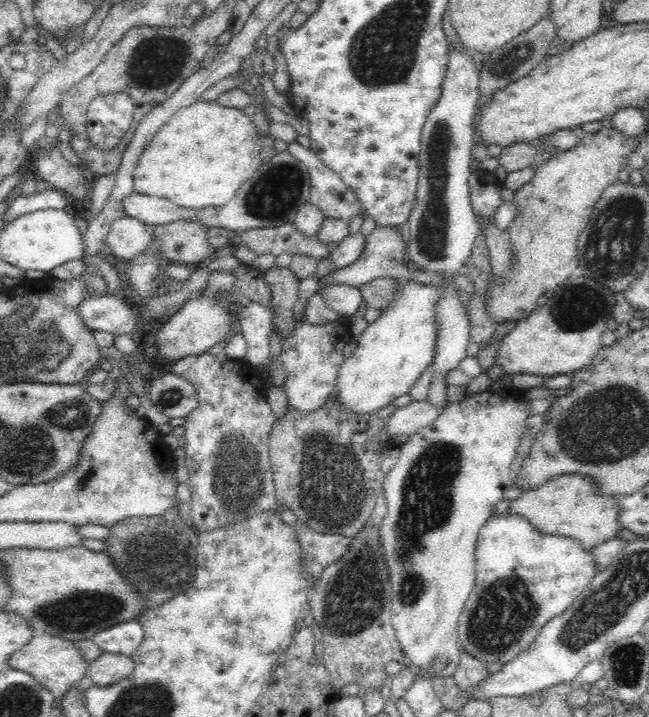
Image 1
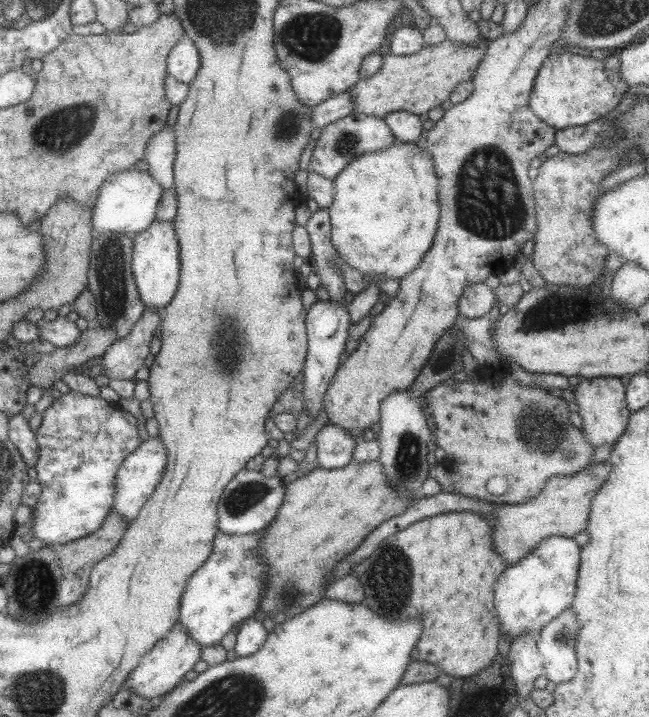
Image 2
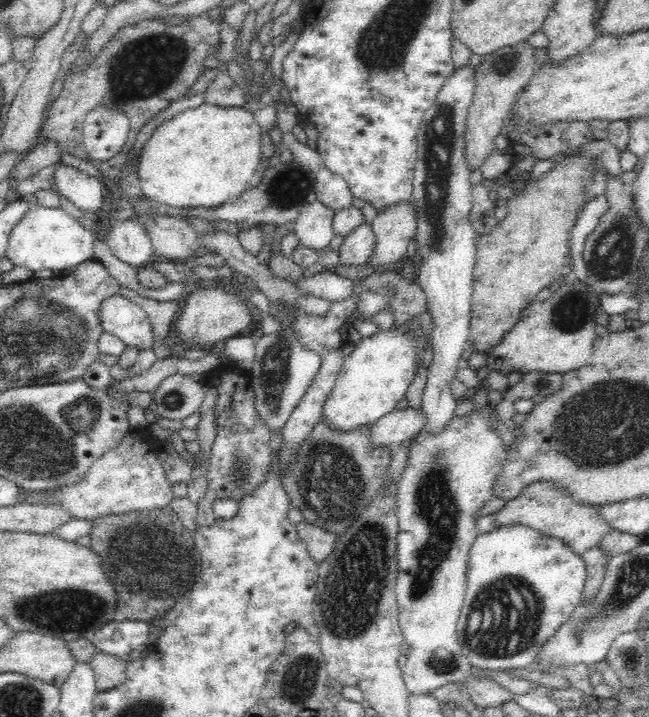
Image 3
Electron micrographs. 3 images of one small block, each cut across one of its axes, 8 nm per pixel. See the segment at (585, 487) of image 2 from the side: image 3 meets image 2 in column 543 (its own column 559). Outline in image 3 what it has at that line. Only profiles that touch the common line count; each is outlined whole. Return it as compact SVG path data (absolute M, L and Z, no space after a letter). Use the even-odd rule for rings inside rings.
M537 482L522 489L522 492L506 504L494 516L495 528L522 524L540 534L560 539L572 552L583 555L587 550L599 546L601 540L612 529L601 519L597 506L576 502L565 490L553 482Z

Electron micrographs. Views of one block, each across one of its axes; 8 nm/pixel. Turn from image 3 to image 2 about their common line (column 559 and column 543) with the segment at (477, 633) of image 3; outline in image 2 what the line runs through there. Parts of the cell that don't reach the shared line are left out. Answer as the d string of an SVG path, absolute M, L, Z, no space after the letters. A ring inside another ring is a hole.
M552 535L542 539L524 560L520 560L520 564L508 566L502 572L496 582L496 612L502 622L500 632L502 636L506 634L508 642L528 632L537 636L550 620L571 608L576 596L580 551L582 547L576 543L575 537Z

